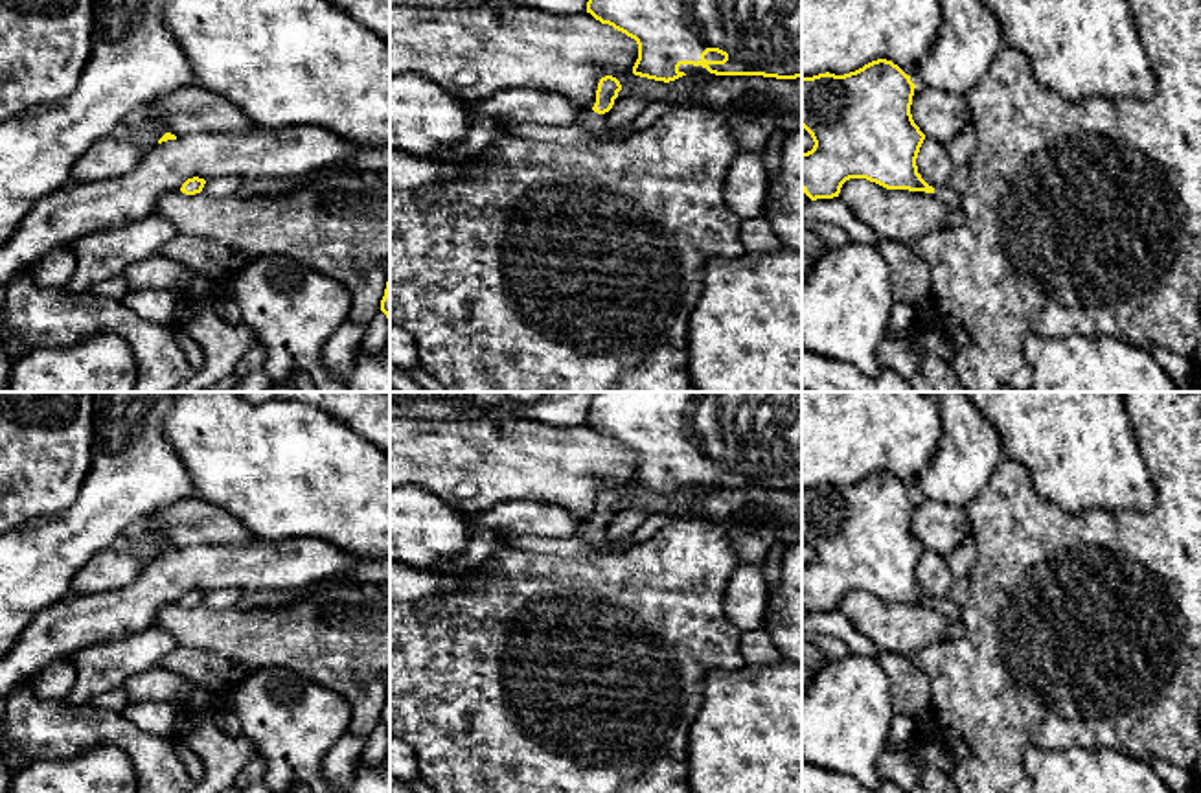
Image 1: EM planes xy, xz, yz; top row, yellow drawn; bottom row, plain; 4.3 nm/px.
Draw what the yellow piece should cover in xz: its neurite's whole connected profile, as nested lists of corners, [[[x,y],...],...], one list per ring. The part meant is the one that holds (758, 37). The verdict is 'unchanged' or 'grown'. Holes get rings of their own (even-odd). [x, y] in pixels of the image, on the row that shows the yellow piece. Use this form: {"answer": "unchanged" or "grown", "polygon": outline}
{"answer": "grown", "polygon": [[[589,0],[587,13],[635,39],[638,59],[633,74],[675,81],[686,74],[802,77],[802,0]]]}

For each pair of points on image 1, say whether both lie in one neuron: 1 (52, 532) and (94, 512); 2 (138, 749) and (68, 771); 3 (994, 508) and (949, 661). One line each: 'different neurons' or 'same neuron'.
1: same neuron
2: different neurons
3: same neuron

